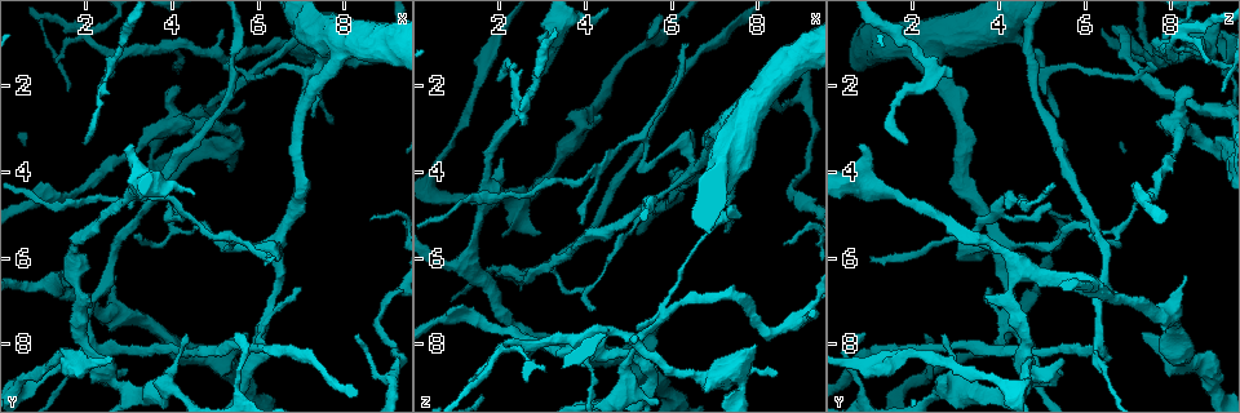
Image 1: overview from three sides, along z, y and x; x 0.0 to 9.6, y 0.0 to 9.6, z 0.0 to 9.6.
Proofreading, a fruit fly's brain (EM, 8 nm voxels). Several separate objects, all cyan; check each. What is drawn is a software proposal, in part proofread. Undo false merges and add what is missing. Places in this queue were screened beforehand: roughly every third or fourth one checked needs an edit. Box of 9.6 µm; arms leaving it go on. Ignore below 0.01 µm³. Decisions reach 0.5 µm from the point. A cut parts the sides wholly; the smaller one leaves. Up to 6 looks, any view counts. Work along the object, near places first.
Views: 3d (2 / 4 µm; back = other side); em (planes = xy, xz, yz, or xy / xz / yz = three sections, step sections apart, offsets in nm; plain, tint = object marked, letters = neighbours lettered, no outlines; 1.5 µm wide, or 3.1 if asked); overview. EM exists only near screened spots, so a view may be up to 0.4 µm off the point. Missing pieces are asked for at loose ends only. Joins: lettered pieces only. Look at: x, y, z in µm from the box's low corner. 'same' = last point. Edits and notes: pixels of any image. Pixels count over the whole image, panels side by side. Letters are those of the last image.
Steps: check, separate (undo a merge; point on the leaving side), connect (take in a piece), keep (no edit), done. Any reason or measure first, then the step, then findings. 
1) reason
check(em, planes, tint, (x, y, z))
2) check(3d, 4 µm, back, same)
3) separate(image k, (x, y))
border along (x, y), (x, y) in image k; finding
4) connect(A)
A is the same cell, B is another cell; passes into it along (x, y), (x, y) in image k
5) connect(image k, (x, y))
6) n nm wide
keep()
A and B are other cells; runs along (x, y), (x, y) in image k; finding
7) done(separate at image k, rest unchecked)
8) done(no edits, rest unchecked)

tapers out
check(3d, 4 µm, (8.35, 7.75, 2.25))

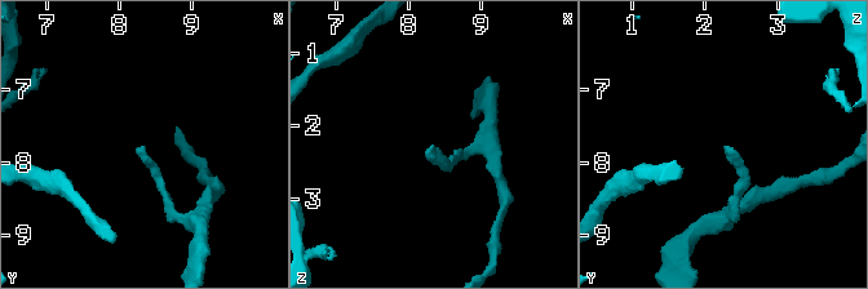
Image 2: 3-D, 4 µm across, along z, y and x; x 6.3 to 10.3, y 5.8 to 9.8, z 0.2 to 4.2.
check(em, xz, step 4, letters, (8.35, 7.70, 2.30))

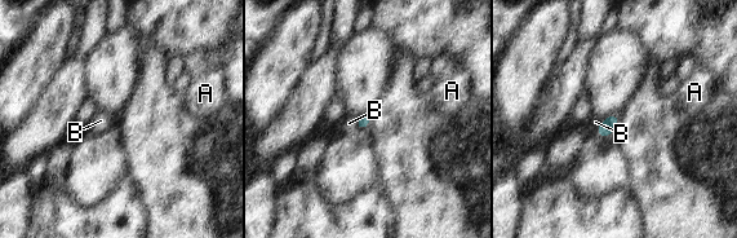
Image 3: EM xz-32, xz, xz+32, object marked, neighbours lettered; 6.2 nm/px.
check(em, planes, letters, same)

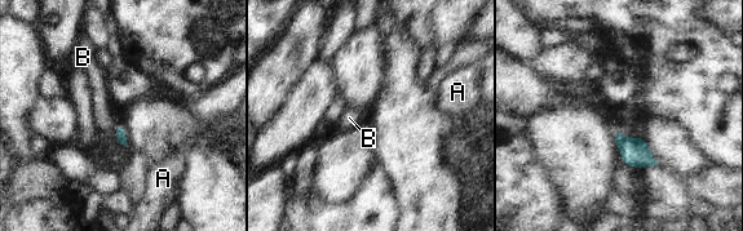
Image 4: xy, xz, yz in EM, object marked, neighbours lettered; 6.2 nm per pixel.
connect(B)
B is the same cell, A is another cell; passes into it along (120, 132), (115, 128), (100, 98) in image 4; it goes on there

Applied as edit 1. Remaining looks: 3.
side arm on a straight run
check(3d, 4 µm, back, (5.85, 1.80, 7.35))

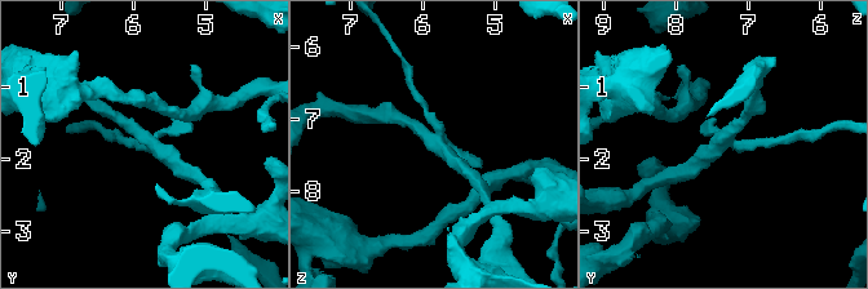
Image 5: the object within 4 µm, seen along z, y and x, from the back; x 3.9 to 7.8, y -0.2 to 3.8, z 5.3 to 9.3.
check(em, planes, tint, (5.75, 1.75, 7.35))

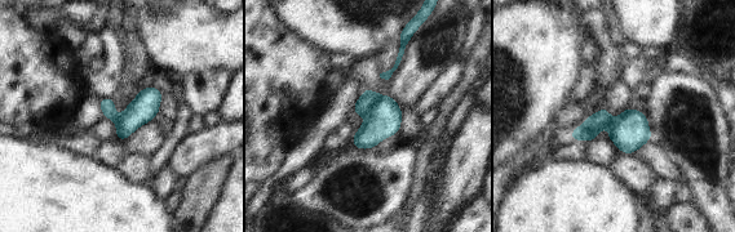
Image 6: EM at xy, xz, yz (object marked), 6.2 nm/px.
what lies round it
check(em, planes, letters, same)

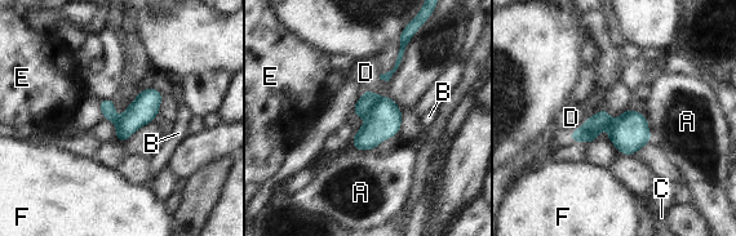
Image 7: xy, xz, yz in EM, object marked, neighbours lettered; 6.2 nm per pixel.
separate(image 7, (384, 120))
A, B, C, D, E and F are other cells; two neurons meet here

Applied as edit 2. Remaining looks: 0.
done(connect at image 4, separate at image 7, rest unchecked)

